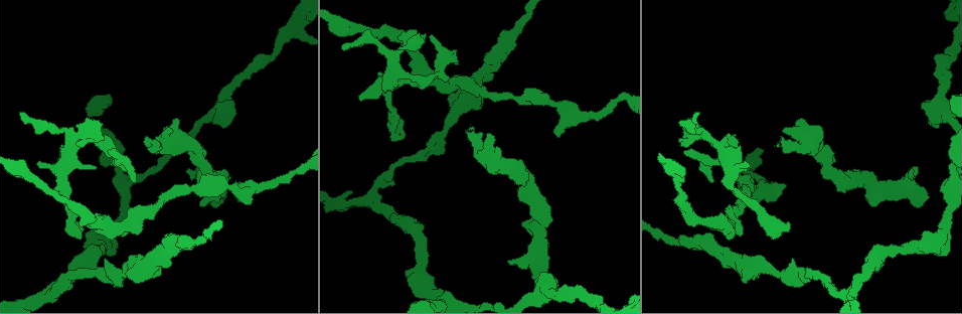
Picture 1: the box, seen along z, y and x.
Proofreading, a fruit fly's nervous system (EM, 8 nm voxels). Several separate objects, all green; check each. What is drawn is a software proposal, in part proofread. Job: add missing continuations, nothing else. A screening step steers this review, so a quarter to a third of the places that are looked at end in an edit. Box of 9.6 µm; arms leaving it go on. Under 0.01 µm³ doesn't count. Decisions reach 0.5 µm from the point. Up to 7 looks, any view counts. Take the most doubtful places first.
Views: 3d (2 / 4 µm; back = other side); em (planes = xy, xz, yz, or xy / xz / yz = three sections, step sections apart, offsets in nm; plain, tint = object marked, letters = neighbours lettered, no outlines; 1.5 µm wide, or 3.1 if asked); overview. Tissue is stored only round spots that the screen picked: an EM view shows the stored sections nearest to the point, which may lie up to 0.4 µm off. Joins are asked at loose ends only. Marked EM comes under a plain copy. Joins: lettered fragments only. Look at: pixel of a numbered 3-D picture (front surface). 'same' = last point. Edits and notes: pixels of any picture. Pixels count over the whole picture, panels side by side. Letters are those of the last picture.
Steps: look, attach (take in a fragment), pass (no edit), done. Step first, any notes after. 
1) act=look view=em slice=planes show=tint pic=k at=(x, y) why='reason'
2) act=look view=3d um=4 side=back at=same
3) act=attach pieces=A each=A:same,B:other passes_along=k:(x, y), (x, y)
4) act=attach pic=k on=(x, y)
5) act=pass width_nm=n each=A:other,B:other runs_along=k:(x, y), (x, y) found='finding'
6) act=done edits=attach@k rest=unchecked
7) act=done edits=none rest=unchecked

act=look view=3d um=4 pic=1 at=(870, 205) why='free end'

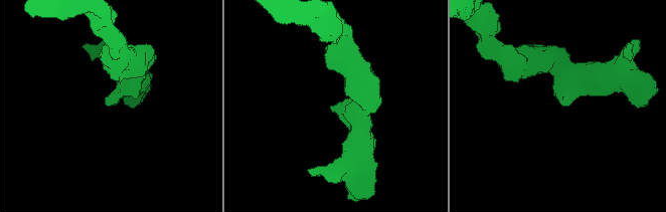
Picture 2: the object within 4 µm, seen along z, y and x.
act=look view=em slice=xy step=8 show=letters pic=2 at=(562, 104)

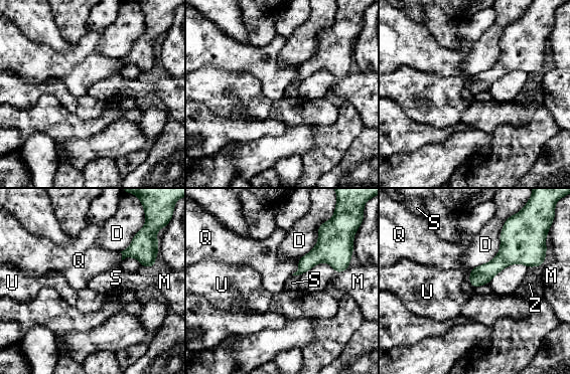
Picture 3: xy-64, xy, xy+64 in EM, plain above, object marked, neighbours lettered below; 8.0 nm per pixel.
act=pass each=D:other,M:other,Q:other,S:other,U:other,Z:other border=3:(471, 268), (469, 283), (474, 289) found='no lettered fragment goes on from it'

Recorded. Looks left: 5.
act=look view=em slice=xz step=4 show=letters pic=1 at=(784, 185) why='branch stops here'

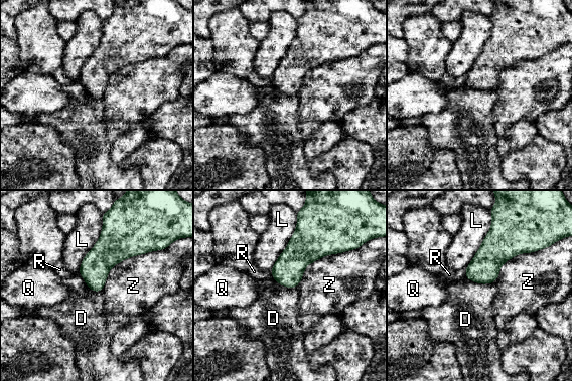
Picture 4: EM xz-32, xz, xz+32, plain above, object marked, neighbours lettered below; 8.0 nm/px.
act=look view=em slice=planes show=letters at=same

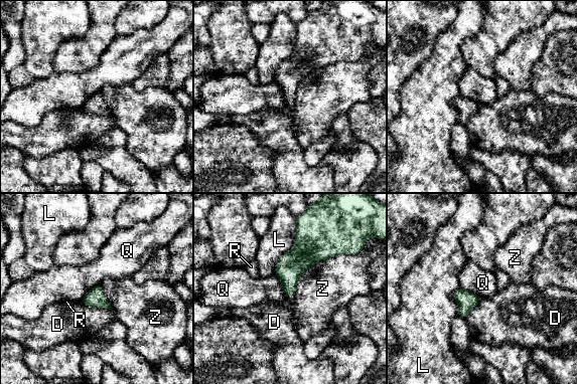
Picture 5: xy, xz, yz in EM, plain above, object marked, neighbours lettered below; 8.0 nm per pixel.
act=pass each=D:other,L:other,Q:other,R:other,Z:other border=5:(274, 272), (287, 297) found='none of them fits'

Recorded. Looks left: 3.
act=look view=em slice=planes show=letters pic=1 at=(343, 47) why='thin end'

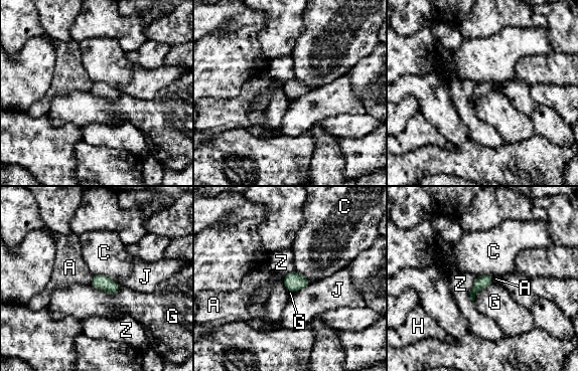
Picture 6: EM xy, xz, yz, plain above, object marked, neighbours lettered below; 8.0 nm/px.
act=pass longest_contact=G:240nm each=A:other,C:other,G:other,H:other,J:other,Z:other border=6:(91, 284), (111, 295), (121, 287) found='none of them fits'

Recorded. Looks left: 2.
act=done edits=none rest=unchecked

